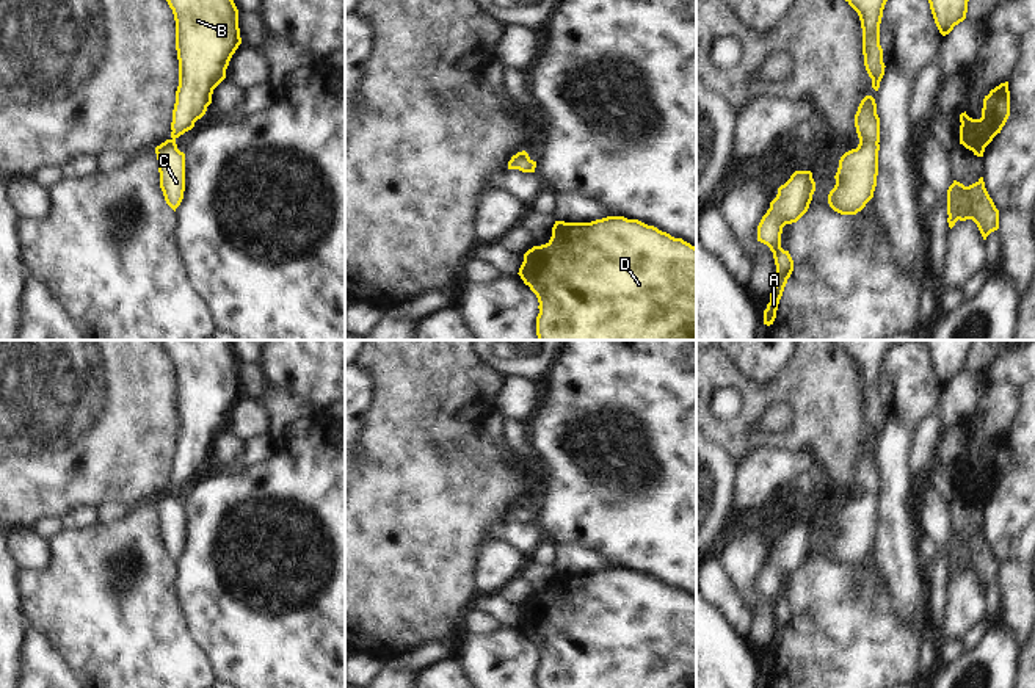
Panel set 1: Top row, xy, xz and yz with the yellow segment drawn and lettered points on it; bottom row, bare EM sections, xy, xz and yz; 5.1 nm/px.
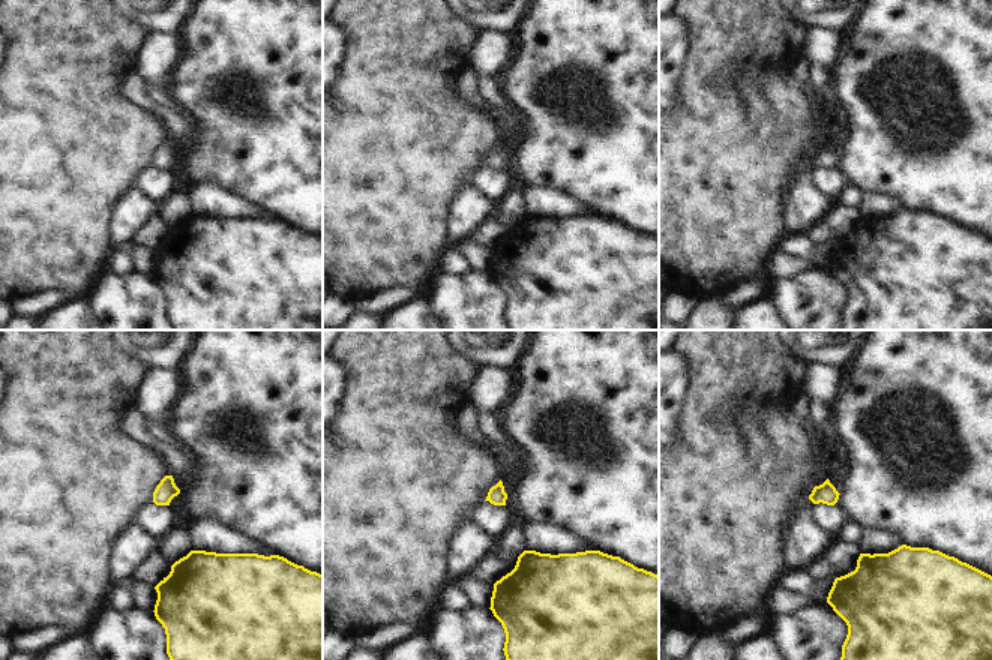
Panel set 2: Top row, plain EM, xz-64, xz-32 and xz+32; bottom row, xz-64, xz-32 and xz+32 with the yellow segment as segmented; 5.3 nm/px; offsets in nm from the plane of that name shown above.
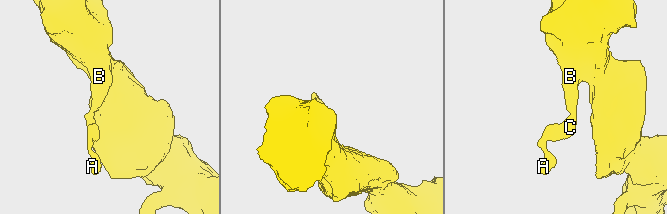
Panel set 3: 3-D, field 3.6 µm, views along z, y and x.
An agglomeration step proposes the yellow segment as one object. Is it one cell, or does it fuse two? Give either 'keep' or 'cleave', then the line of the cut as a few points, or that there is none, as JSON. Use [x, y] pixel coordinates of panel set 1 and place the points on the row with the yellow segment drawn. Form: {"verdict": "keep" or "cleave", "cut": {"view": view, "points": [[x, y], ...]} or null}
{"verdict": "keep", "cut": null}

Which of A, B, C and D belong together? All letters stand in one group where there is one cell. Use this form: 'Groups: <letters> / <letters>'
Groups: A B C D.

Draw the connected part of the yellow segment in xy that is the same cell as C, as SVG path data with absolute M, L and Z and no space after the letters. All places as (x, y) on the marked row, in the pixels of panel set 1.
M166 0L176 20L176 50L179 60L179 86L172 110L171 138L155 147L160 172L160 188L166 204L176 212L185 191L185 154L177 149L176 139L194 127L207 107L212 103L213 89L226 78L226 69L238 45L242 44L238 28L238 9L234 0Z

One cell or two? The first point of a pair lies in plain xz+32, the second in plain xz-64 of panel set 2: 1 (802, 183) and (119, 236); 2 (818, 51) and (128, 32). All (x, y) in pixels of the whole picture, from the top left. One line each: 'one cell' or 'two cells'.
1: one cell
2: two cells

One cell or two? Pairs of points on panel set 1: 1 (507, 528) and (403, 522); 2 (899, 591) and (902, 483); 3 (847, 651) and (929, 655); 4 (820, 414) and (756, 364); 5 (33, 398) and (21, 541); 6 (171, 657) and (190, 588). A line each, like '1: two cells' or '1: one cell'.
1: two cells
2: one cell
3: two cells
4: two cells
5: two cells
6: two cells

